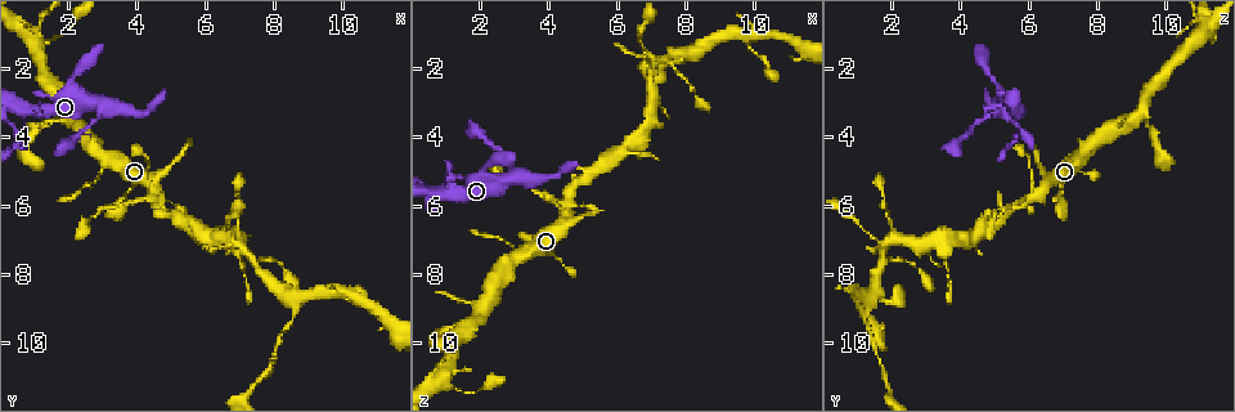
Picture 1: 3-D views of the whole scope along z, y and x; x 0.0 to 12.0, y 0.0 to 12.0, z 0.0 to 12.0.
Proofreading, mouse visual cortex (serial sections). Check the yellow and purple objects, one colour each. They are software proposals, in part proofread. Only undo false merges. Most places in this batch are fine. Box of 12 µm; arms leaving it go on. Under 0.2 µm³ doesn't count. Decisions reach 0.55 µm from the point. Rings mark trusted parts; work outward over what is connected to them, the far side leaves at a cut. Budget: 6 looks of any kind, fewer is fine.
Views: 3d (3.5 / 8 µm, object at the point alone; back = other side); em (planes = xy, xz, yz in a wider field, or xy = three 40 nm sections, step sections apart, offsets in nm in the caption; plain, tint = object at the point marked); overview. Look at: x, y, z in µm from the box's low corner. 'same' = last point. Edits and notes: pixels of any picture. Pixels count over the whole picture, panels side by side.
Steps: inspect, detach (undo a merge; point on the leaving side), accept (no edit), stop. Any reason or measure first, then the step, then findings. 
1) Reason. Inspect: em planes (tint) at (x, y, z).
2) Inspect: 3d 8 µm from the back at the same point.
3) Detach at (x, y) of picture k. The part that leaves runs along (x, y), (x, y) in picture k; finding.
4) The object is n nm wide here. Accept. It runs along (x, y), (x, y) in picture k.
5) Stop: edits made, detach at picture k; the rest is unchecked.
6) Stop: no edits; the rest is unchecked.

Narrows sharply. Inspect: 3d 3.5 µm at (1.0, 1.1, 11.2).

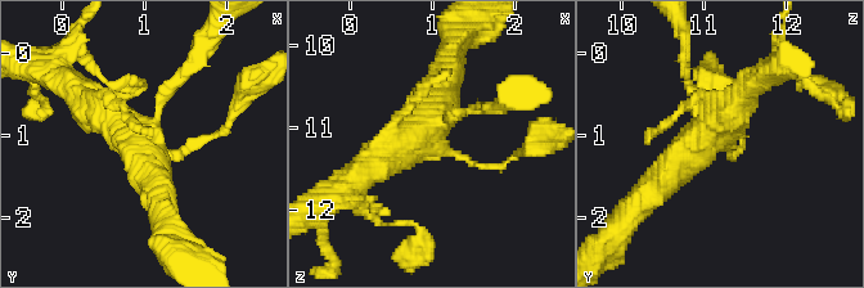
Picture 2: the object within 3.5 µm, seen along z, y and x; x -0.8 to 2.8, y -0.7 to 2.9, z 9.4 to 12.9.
Need the tissue. Inspect: em xy step 2 (tint) at (1.10, 1.10, 11.25).

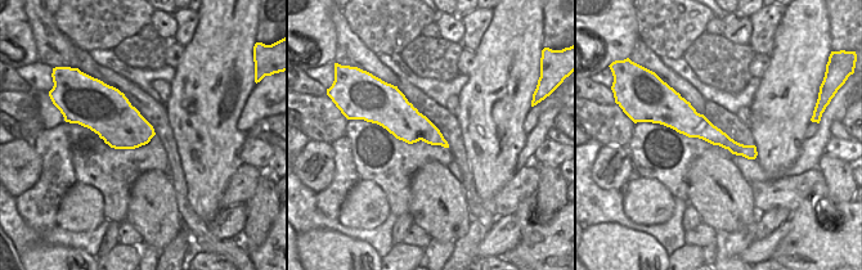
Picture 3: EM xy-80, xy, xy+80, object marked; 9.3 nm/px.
Another direction. Inspect: em xy step 1 (tint) at the same point.

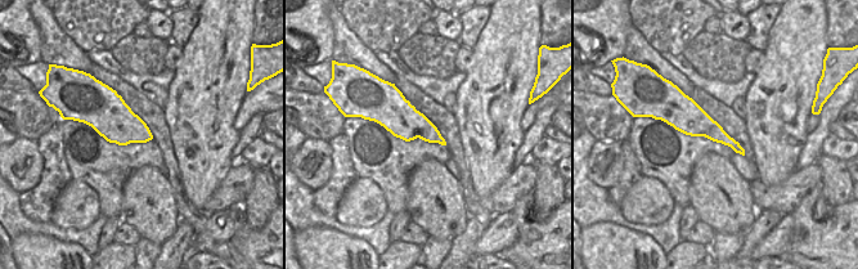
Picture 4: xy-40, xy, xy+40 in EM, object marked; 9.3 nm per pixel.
The arms are 100, 150, 400, 450 nm wide. Accept. It runs along (642, 201), (745, 94) in picture 2; all the same cell.

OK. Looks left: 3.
Abrupt turn. Inspect: 3d 3.5 µm at (0.8, 3.3, 5.8).

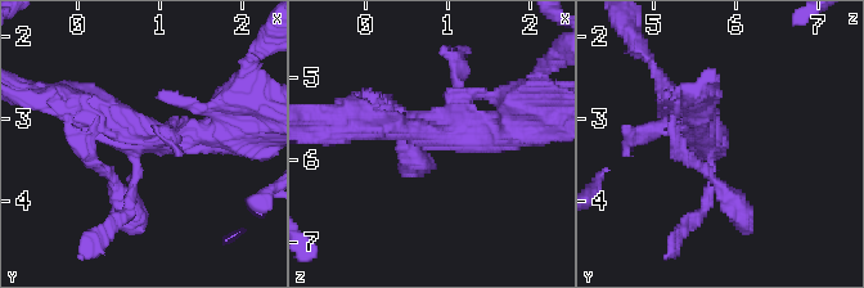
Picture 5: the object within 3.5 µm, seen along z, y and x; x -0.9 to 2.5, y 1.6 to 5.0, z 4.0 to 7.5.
Need the tissue. Inspect: em xy step 2 (tint) at (0.80, 3.25, 5.70).

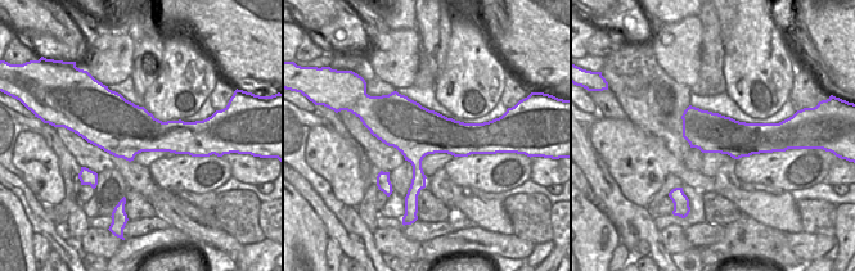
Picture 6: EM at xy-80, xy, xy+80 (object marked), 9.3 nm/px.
Another direction. Inspect: em planes (tint) at the same point.

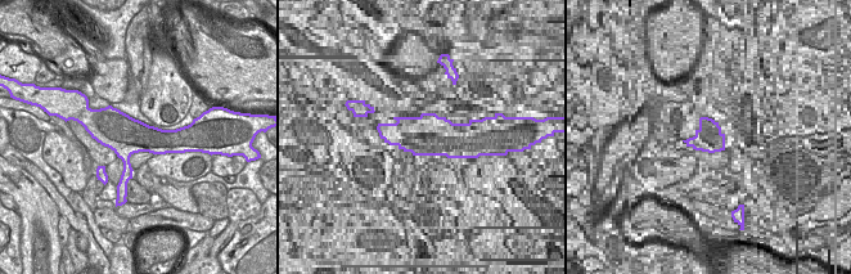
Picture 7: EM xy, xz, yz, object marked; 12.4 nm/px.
The object is 480 nm wide here. Accept. It runs along (234, 131), (127, 139), (80, 103) in picture 5; continuous, no second cell.

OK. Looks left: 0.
Stop: no edits; the rest is unchecked.

